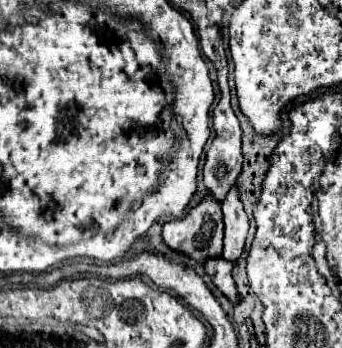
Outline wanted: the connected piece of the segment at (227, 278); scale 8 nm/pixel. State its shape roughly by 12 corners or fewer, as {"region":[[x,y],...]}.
{"region":[[208,258],[206,272],[232,302],[238,292],[226,258]]}

